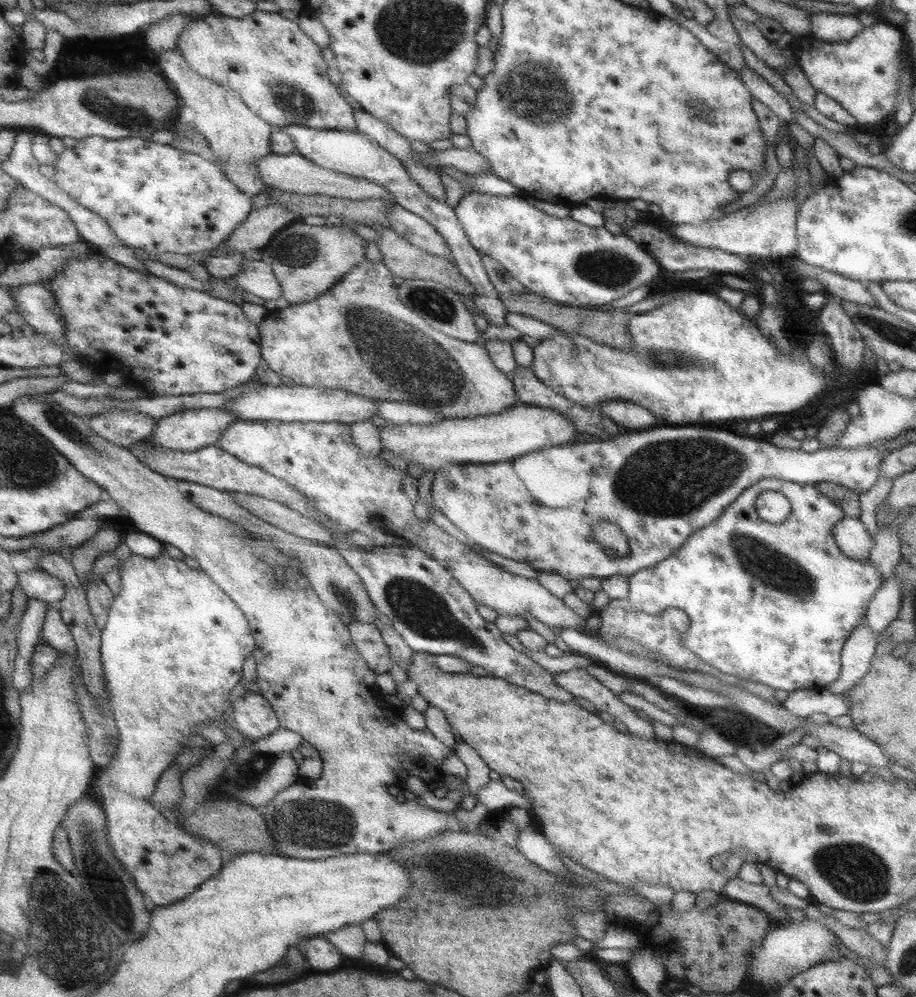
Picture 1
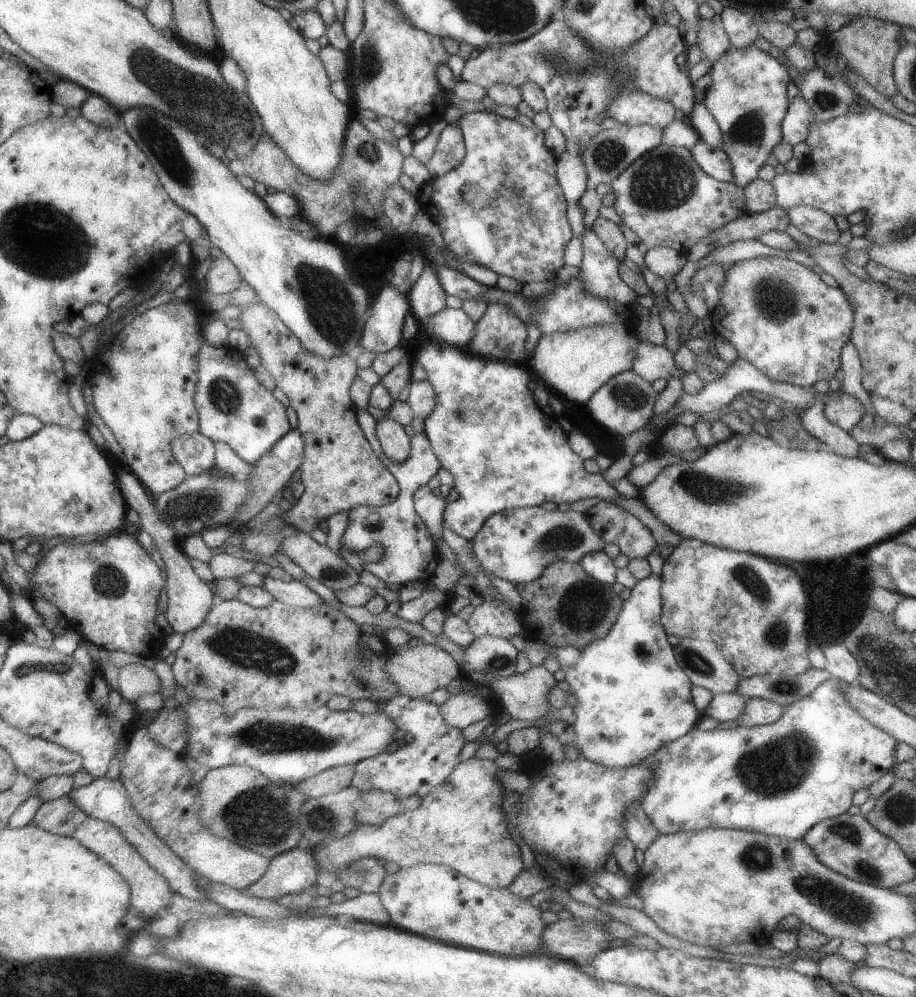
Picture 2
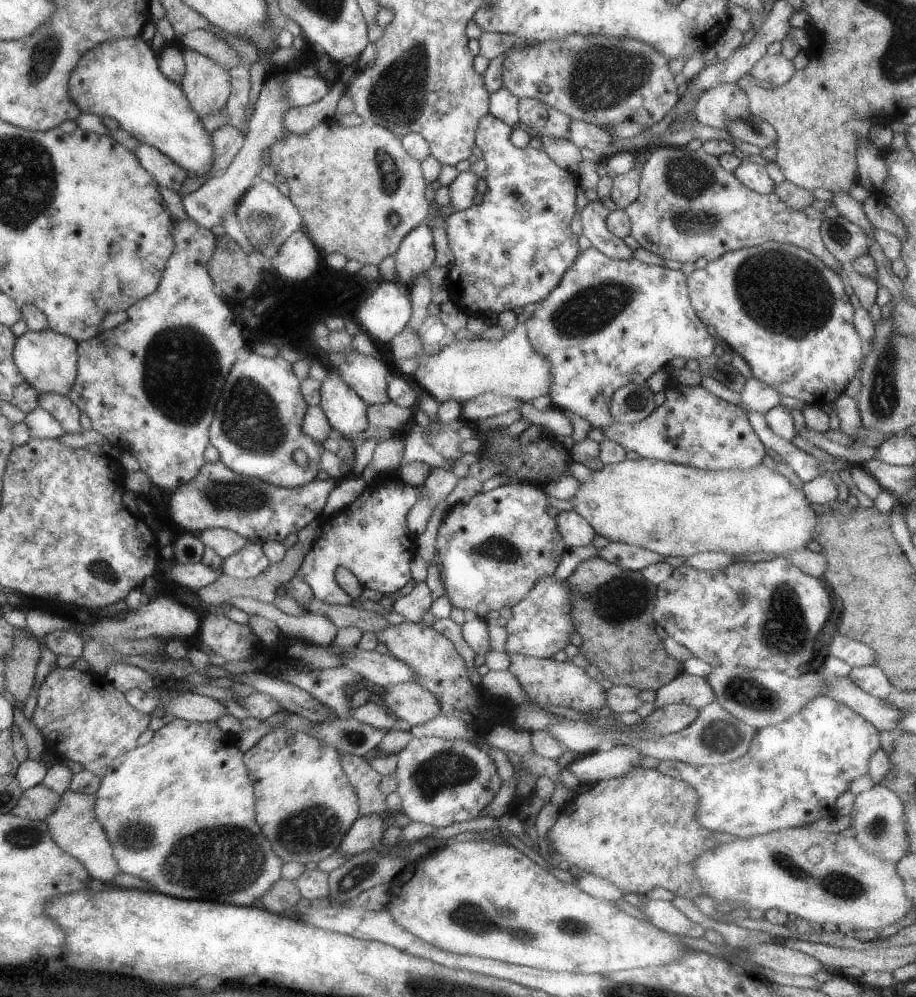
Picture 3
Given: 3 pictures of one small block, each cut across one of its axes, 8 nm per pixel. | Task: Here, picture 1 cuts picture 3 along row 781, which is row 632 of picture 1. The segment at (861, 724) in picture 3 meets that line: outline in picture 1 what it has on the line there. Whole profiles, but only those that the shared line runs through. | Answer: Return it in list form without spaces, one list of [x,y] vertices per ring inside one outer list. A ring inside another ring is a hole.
[[[763,479],[748,486],[740,493],[736,500],[729,504],[725,511],[712,523],[695,530],[688,538],[688,541],[677,549],[670,557],[660,560],[647,571],[638,571],[629,577],[628,600],[636,610],[640,610],[650,615],[659,615],[668,607],[679,608],[686,611],[690,617],[691,625],[688,631],[682,635],[684,646],[688,646],[694,654],[700,656],[704,663],[709,663],[720,672],[740,676],[740,678],[750,678],[752,682],[766,684],[770,688],[794,692],[801,689],[823,689],[839,678],[841,671],[841,652],[844,643],[856,628],[864,622],[864,614],[867,614],[868,602],[877,594],[877,590],[882,586],[882,575],[878,567],[874,567],[871,561],[858,561],[845,556],[836,545],[833,528],[838,520],[842,520],[845,514],[839,503],[835,503],[814,485],[795,484],[782,479]],[[766,490],[780,492],[790,501],[791,513],[780,525],[773,525],[766,520],[762,520],[756,512],[756,499],[759,494]]]

